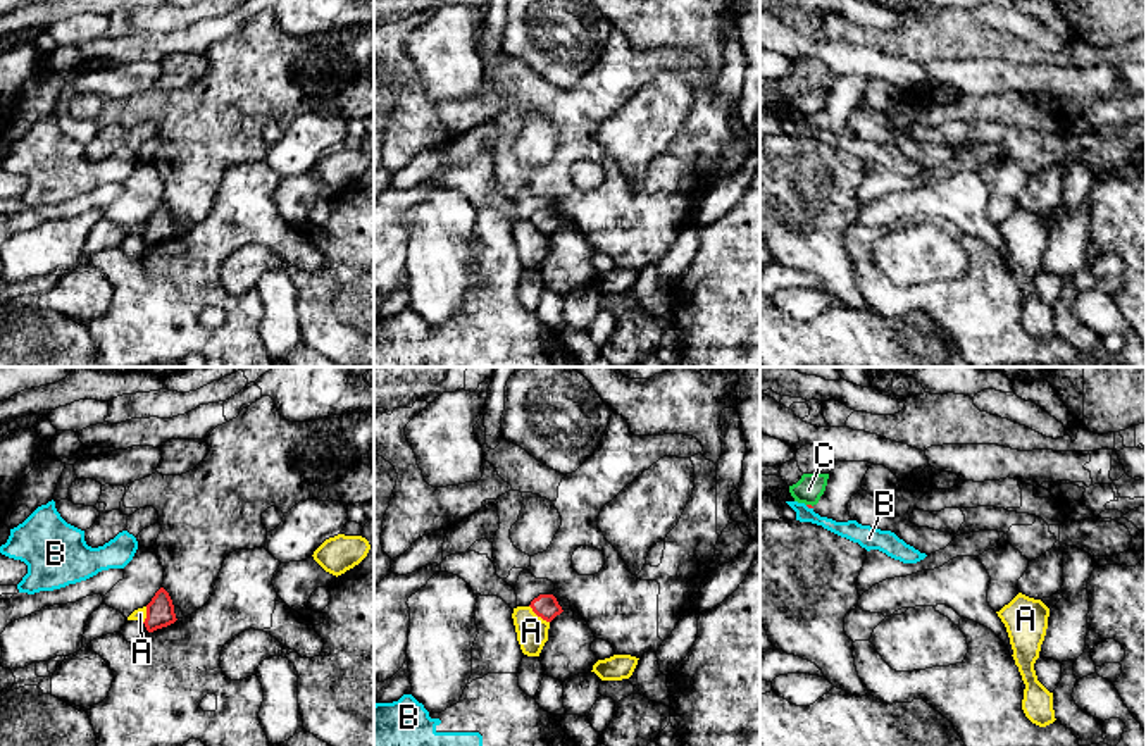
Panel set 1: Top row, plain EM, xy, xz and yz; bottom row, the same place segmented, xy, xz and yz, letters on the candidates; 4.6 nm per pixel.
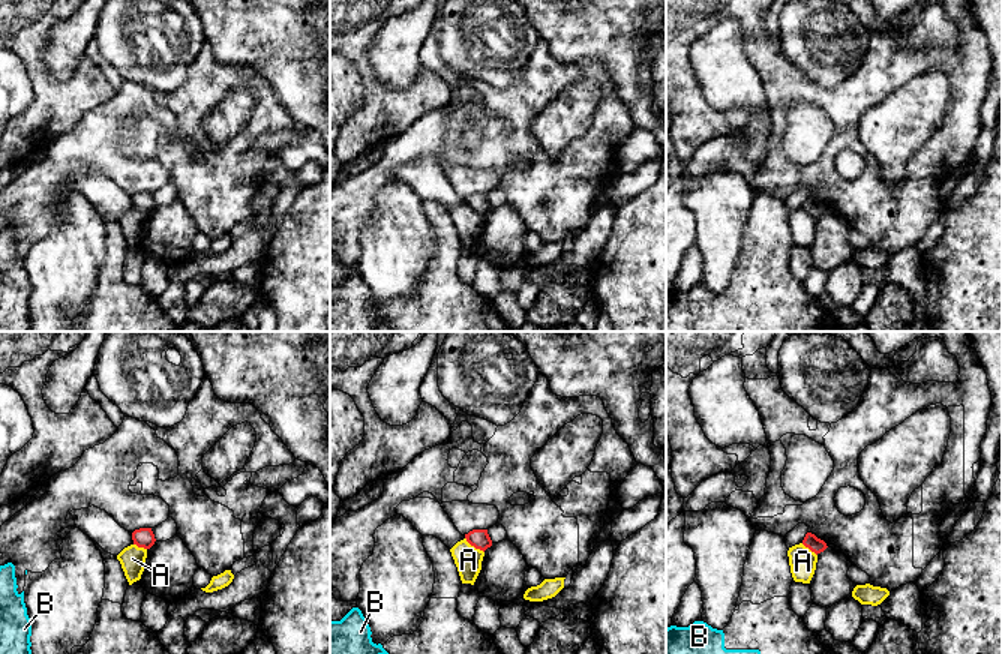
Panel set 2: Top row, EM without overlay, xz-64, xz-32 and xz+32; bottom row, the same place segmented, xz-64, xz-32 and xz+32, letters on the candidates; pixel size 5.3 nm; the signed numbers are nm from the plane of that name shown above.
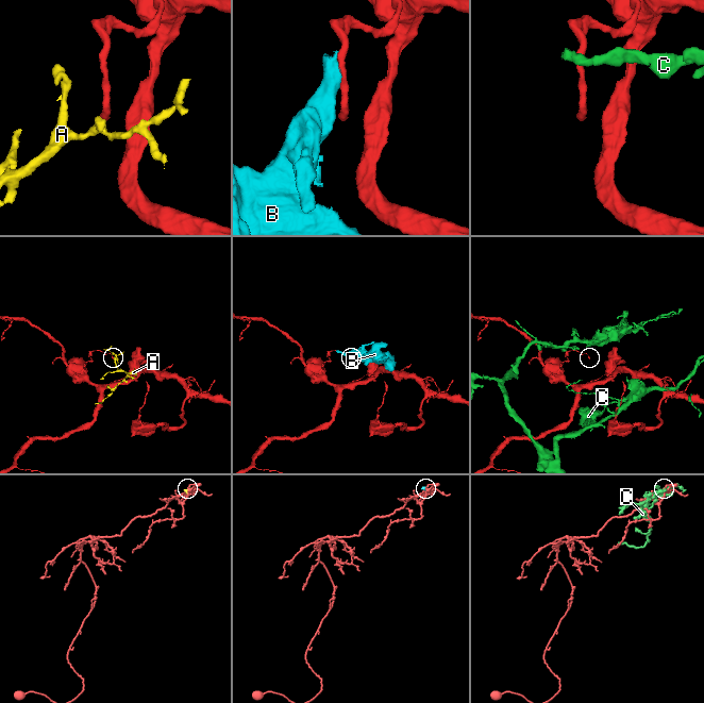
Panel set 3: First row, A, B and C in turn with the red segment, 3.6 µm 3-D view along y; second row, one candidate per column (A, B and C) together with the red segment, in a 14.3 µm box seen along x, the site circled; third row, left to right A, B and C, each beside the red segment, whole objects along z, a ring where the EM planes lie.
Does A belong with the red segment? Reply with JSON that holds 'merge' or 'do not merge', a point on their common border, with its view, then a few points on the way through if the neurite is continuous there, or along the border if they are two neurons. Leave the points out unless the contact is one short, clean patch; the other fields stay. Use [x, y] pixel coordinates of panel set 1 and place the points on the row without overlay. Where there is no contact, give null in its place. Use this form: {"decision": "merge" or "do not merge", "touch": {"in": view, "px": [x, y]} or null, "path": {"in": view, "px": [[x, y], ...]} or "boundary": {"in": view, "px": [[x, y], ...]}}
{"decision": "do not merge", "touch": {"in": "xz", "px": [538, 230]}, "boundary": {"in": "xz", "px": [[529, 219], [548, 236]]}}

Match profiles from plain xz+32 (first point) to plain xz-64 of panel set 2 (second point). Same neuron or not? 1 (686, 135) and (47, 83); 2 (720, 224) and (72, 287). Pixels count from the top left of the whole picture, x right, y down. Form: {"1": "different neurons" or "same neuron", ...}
{"1": "same neuron", "2": "same neuron"}

